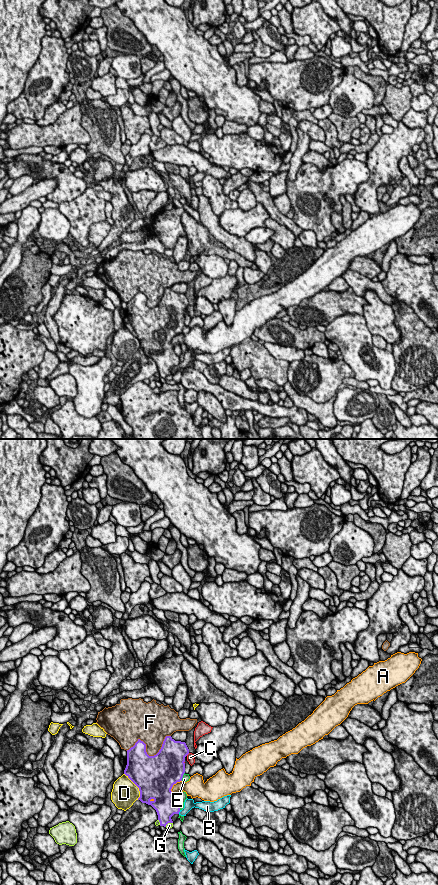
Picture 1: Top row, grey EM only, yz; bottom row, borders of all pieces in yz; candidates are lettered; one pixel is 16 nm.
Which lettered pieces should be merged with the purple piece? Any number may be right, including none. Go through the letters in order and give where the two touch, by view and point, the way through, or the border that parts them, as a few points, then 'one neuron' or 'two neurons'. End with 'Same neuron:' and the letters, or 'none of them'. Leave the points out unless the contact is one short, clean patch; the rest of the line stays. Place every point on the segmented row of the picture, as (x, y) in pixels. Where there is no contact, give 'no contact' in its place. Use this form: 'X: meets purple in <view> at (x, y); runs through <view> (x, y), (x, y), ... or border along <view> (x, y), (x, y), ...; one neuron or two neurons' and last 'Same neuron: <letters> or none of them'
A: meets purple in yz at (172, 786); two neurons
B: meets purple in yz at (179, 811); border along yz (180, 810), (178, 813); two neurons
C: meets purple in yz at (187, 754); two neurons
D: meets purple in yz at (136, 785); two neurons
E: meets purple in yz at (179, 807); two neurons
F: meets purple in yz at (147, 754); two neurons
G: meets purple in yz at (168, 822); border along yz (172, 822), (165, 826); two neurons
Same neuron: none of them

